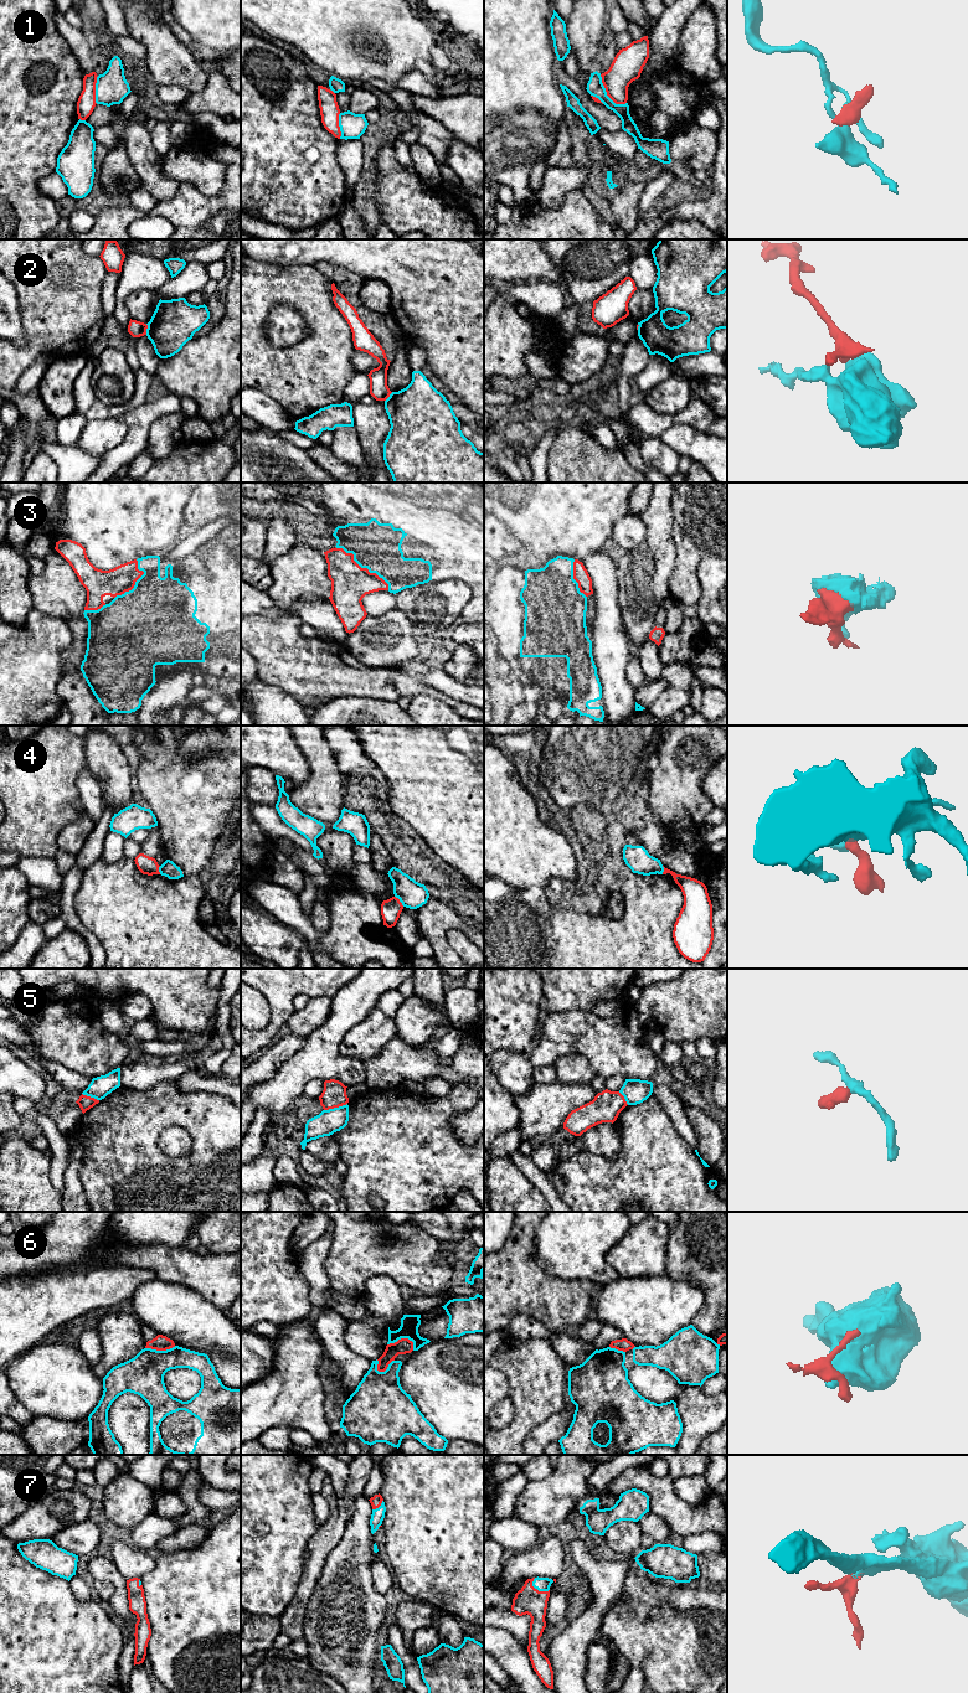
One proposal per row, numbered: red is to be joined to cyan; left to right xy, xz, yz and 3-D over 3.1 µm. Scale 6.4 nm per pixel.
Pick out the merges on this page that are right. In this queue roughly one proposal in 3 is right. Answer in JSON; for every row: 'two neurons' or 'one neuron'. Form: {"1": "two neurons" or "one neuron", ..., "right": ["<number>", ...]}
{"1": "two neurons", "2": "two neurons", "3": "one neuron", "4": "two neurons", "5": "two neurons", "6": "two neurons", "7": "one neuron", "right": ["3", "7"]}

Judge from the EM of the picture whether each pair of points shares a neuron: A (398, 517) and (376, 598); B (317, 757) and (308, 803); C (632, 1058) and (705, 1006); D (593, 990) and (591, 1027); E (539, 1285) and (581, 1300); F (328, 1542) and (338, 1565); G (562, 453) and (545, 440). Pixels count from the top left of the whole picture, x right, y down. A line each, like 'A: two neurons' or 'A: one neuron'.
A: two neurons
B: one neuron
C: two neurons
D: two neurons
E: one neuron
F: two neurons
G: two neurons

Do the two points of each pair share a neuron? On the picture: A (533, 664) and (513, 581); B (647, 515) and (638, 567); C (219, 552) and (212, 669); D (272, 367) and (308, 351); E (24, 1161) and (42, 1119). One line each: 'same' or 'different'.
A: same
B: same
C: same
D: same
E: different

